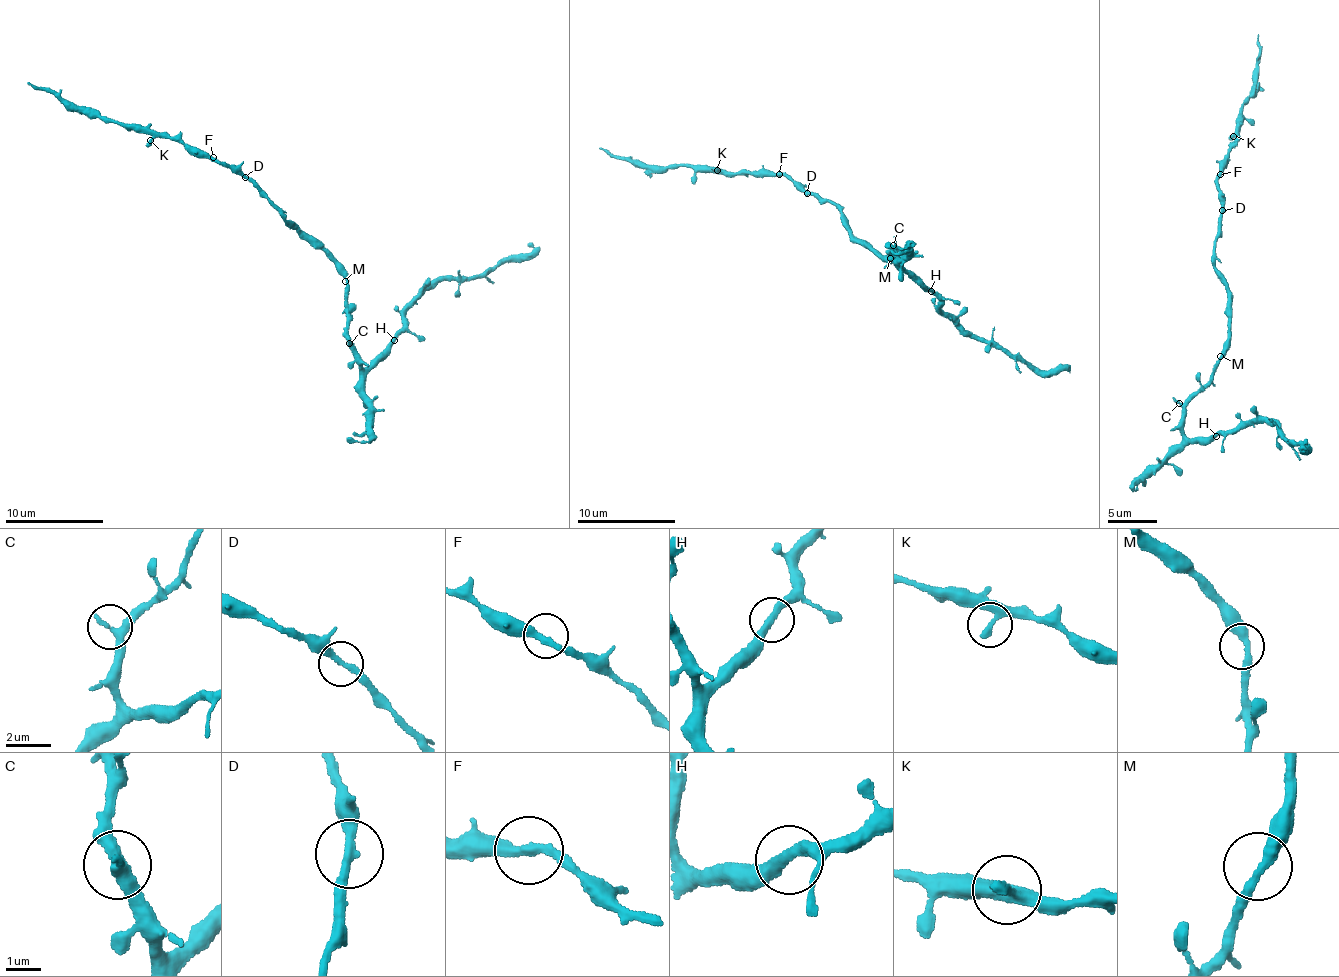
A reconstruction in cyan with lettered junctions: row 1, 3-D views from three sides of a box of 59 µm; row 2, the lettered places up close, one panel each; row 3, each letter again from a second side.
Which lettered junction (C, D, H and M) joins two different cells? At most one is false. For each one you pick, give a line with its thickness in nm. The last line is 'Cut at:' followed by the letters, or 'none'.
Cut at: none

